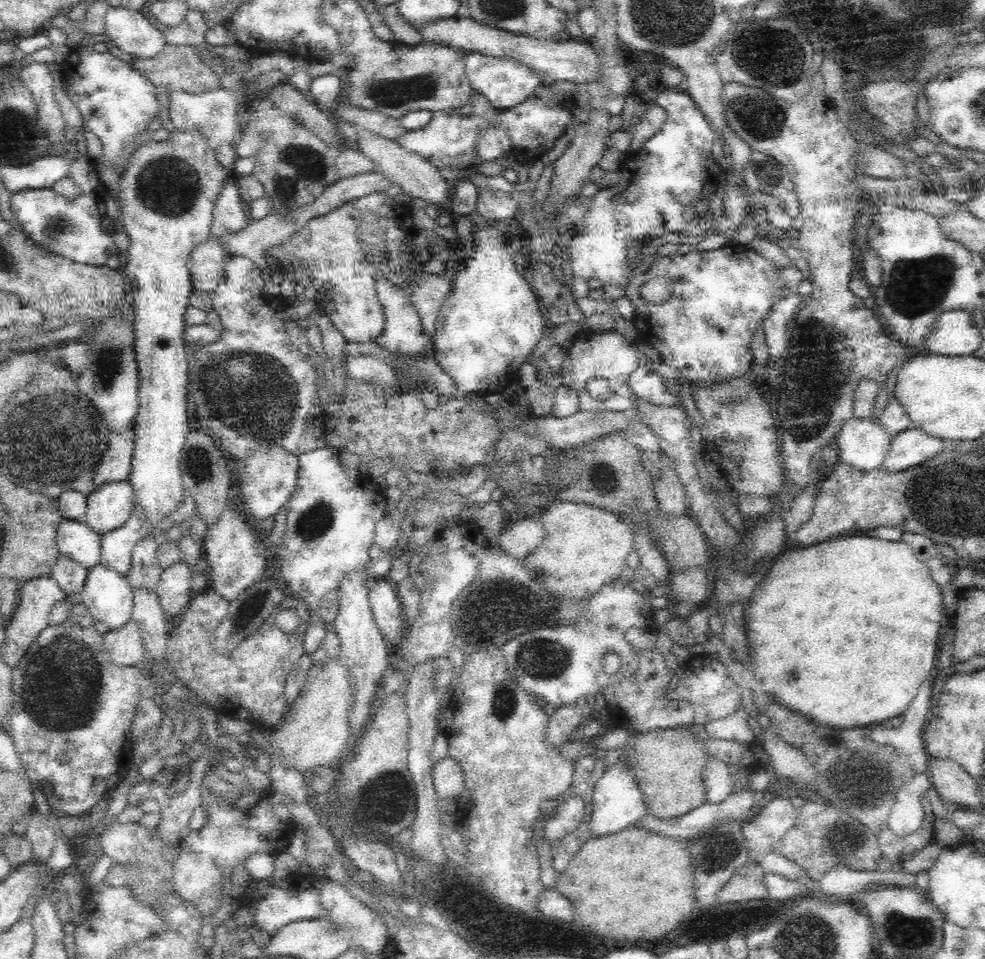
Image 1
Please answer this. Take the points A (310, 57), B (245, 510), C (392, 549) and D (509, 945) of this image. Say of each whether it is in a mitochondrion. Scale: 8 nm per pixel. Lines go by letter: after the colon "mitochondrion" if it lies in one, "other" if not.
A: other
B: other
C: other
D: other

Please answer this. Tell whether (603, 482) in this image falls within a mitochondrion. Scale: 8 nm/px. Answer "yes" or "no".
yes

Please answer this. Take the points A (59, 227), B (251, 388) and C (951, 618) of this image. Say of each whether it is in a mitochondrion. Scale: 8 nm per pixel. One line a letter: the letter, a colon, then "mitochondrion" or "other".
A: mitochondrion
B: mitochondrion
C: other

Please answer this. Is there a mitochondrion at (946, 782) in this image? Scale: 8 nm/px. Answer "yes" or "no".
no

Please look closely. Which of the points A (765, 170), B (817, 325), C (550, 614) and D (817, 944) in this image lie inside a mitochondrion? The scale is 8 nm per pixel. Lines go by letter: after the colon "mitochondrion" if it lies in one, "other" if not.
A: mitochondrion
B: mitochondrion
C: mitochondrion
D: mitochondrion

